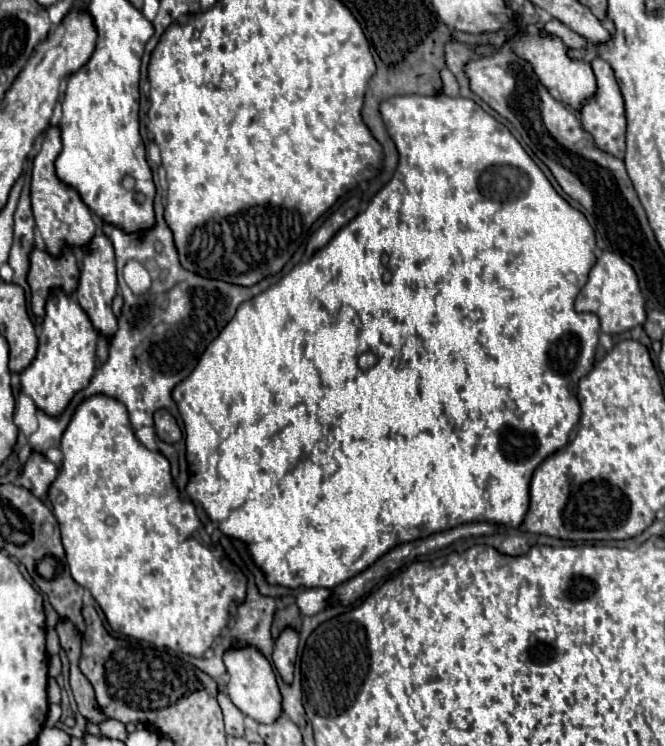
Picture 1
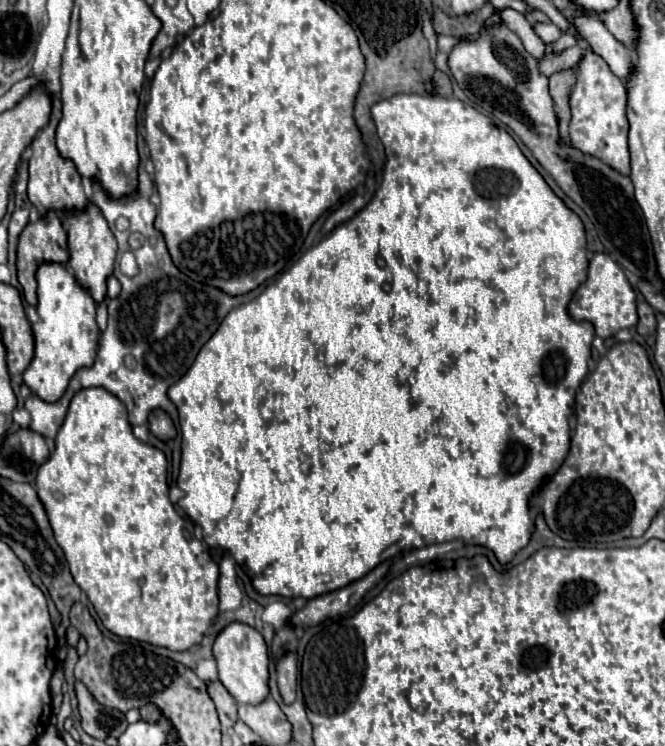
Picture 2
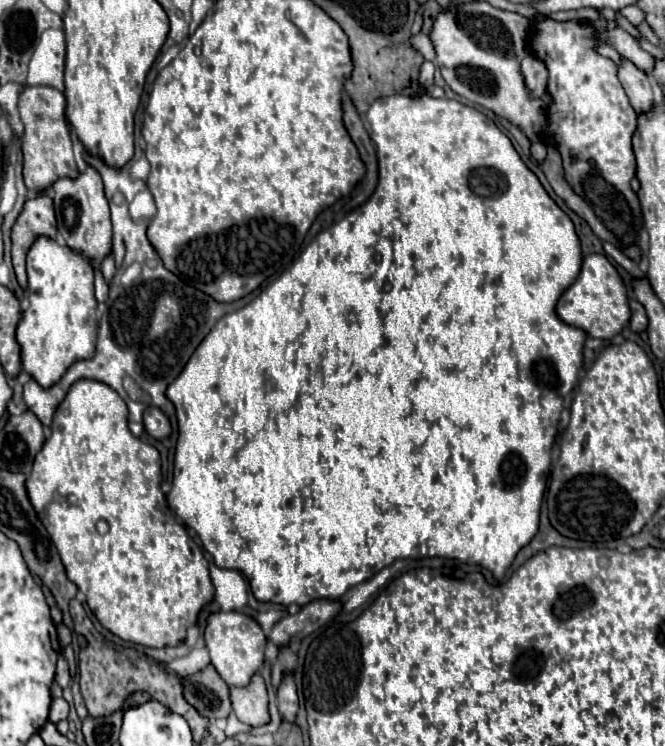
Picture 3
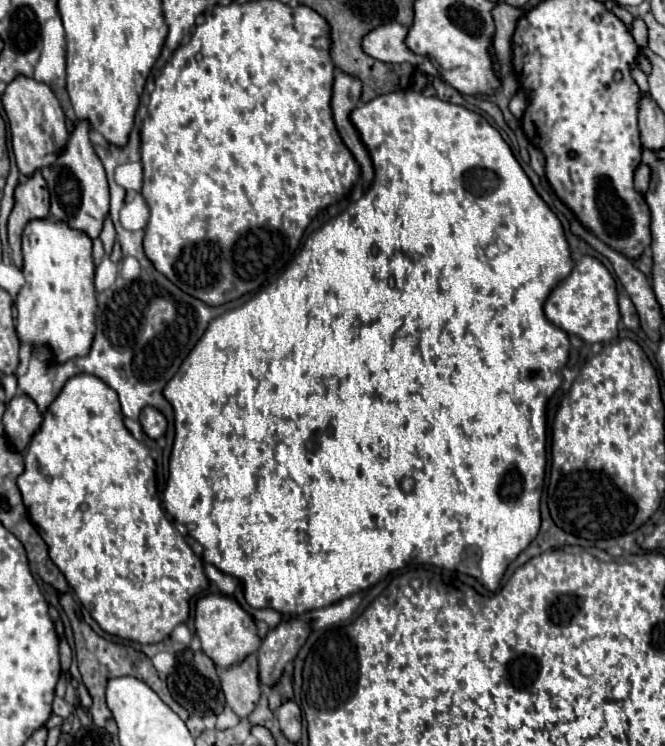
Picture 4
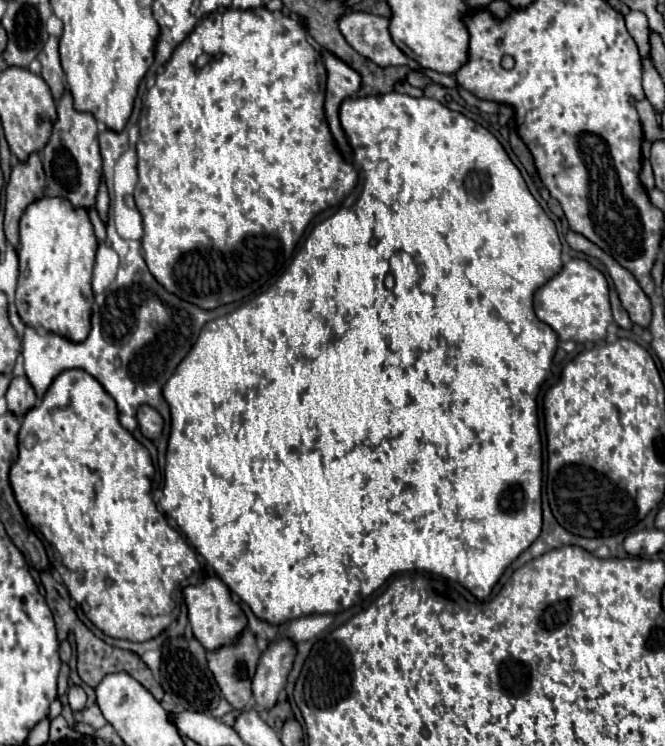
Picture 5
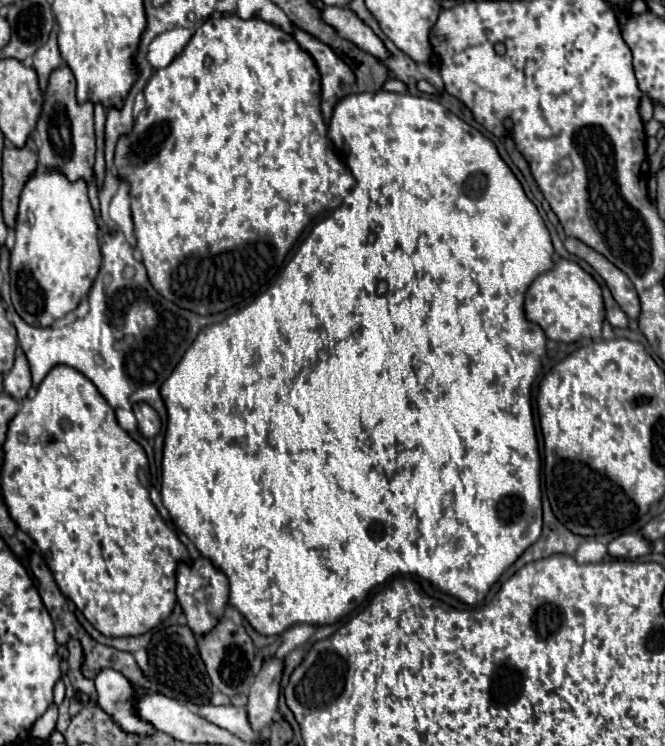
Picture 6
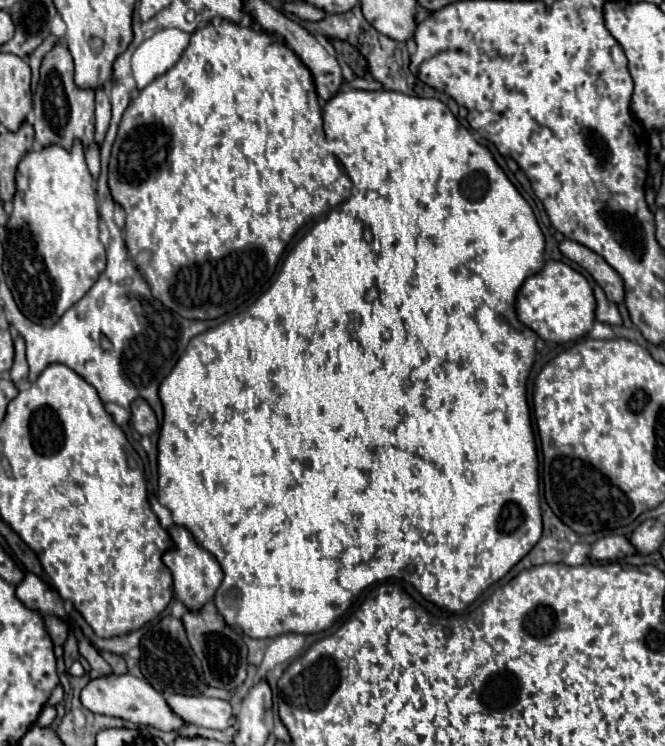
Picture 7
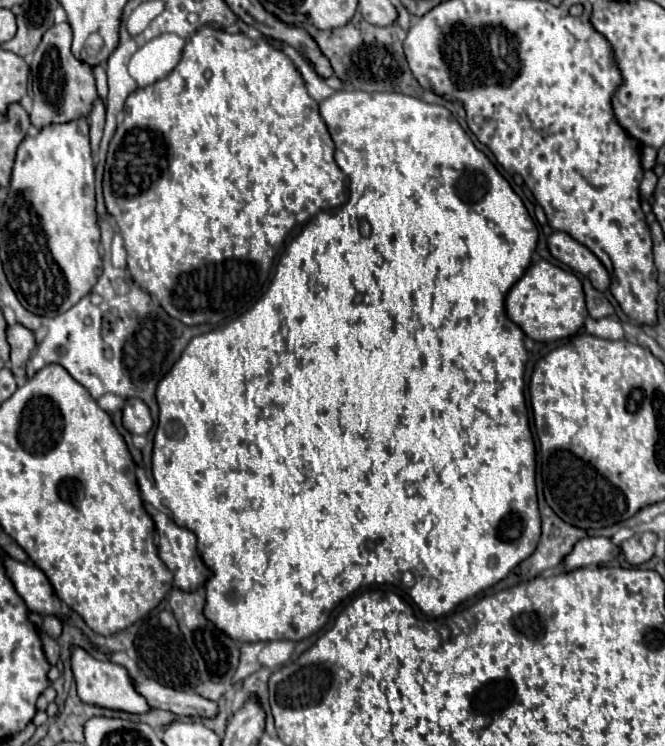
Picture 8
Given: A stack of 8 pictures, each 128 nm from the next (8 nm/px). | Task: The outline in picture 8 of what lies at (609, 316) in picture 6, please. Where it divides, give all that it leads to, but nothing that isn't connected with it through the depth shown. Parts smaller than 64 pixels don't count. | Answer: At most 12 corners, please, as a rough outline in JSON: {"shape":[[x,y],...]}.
{"shape":[[584,278],[588,314],[606,318],[614,314],[614,306]]}

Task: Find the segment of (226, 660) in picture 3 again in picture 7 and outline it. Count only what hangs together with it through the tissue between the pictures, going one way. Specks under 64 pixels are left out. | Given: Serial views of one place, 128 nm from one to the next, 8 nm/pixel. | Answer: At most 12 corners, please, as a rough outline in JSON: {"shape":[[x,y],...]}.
{"shape":[[182,526],[162,560],[176,600],[188,610],[210,602],[222,568]]}

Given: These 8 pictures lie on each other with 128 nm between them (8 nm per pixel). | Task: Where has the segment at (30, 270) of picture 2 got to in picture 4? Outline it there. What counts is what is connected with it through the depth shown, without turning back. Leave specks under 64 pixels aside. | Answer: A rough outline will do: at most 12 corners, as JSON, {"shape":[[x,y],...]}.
{"shape":[[40,172],[20,182],[8,218],[12,262],[22,268],[20,240],[30,220],[50,216]]}

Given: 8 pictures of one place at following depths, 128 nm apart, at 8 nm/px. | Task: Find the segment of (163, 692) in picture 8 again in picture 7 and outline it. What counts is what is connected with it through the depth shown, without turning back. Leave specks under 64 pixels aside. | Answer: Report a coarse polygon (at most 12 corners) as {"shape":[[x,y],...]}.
{"shape":[[168,696],[172,710],[190,724],[226,730],[236,724],[226,700]]}

